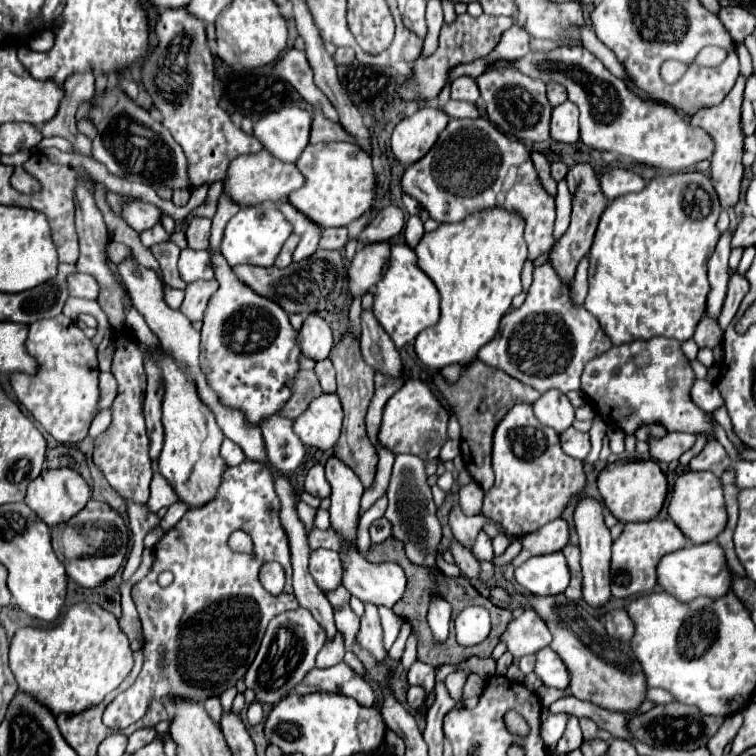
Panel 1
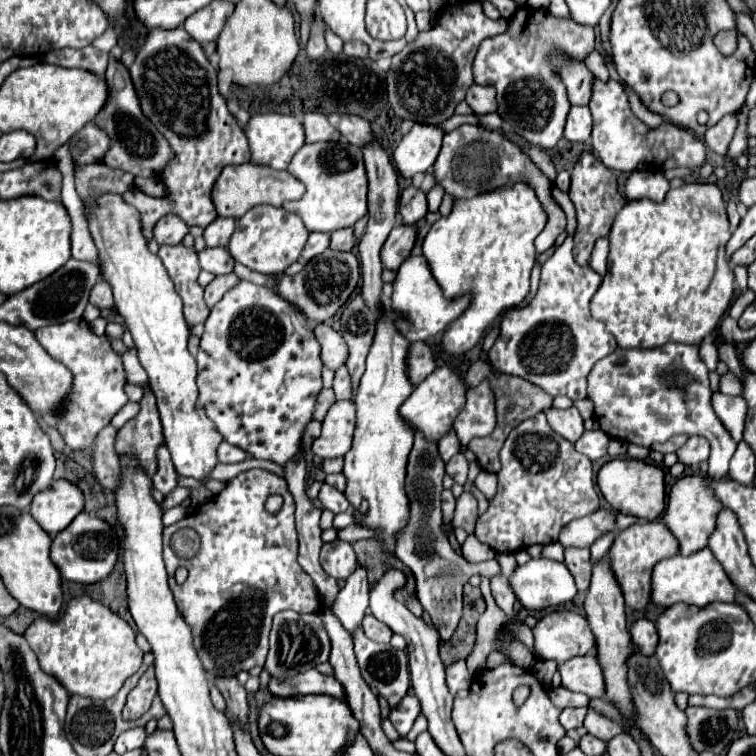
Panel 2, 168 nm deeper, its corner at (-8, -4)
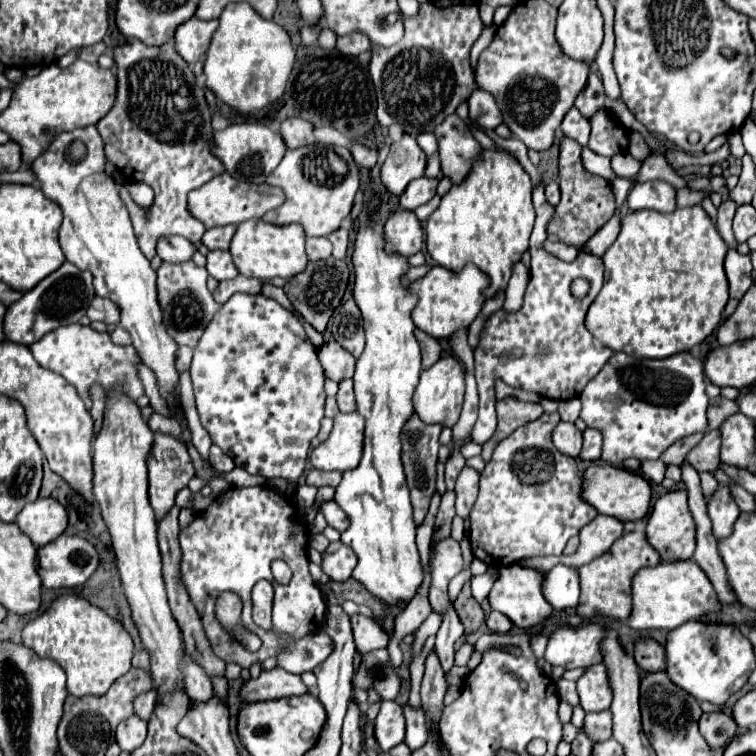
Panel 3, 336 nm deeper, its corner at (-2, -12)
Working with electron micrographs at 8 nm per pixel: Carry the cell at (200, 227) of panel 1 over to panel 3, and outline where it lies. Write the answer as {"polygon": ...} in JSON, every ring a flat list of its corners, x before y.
{"polygon":[[229,224,229,226,215,226,211,230,207,230,201,238,201,242,209,248,209,250,227,250,229,248,229,242,235,234,235,224]]}

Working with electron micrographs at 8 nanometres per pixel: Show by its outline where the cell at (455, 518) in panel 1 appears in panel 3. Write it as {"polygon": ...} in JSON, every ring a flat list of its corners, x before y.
{"polygon":[[465,466,461,470,461,474,457,478,457,486,455,486,455,494,457,494,455,510,457,510,457,516,461,516,463,520,469,518,477,492,479,492,479,472]]}

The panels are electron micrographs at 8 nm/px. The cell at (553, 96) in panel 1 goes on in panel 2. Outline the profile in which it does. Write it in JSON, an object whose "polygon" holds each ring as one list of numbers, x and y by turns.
{"polygon":[[569,60,567,68,559,68,559,72,561,72,561,78,565,80,571,104,573,106,585,106,585,104,589,104,595,78,587,70,587,66,583,62]]}

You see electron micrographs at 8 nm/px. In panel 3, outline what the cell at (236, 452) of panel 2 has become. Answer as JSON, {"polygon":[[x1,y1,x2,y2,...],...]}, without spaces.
{"polygon":[[211,446,211,452,209,452,209,464,217,470,217,472,231,472,235,468,235,462,221,452,219,446]]}

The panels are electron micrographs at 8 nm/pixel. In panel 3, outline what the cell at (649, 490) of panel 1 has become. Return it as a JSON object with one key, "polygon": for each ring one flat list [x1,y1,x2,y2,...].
{"polygon":[[593,464,583,476,583,498,597,508,599,514,613,516,621,522,643,520,651,504,651,486,639,472,631,472,611,464]]}

